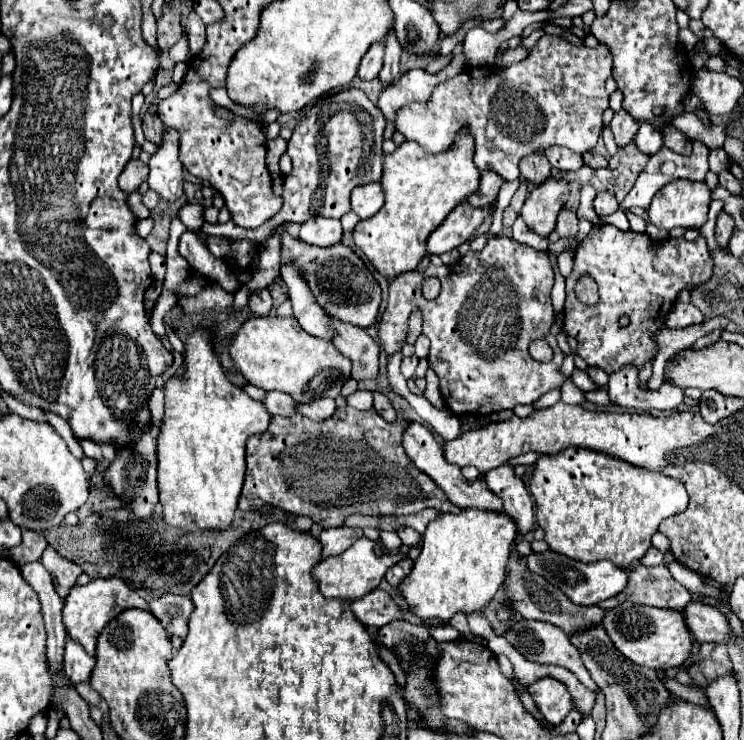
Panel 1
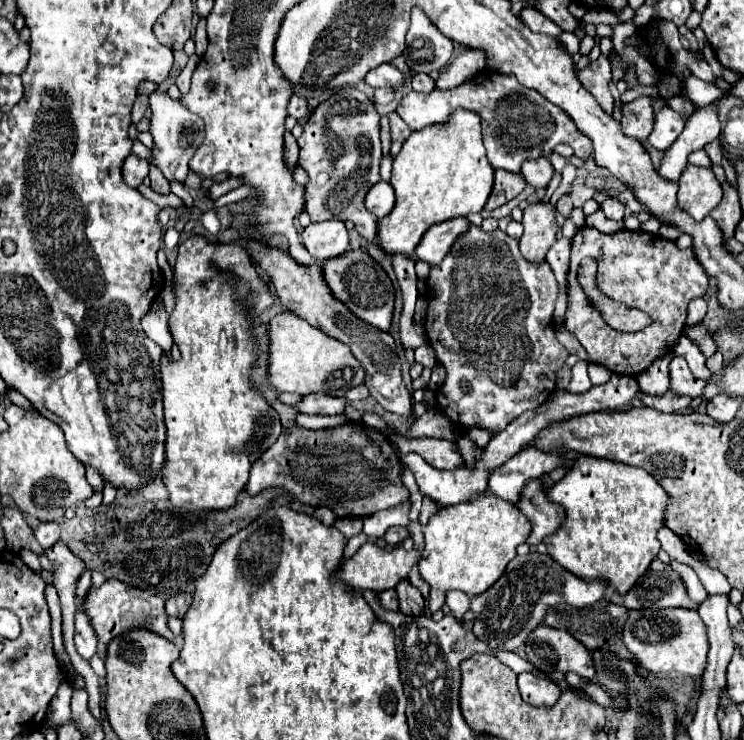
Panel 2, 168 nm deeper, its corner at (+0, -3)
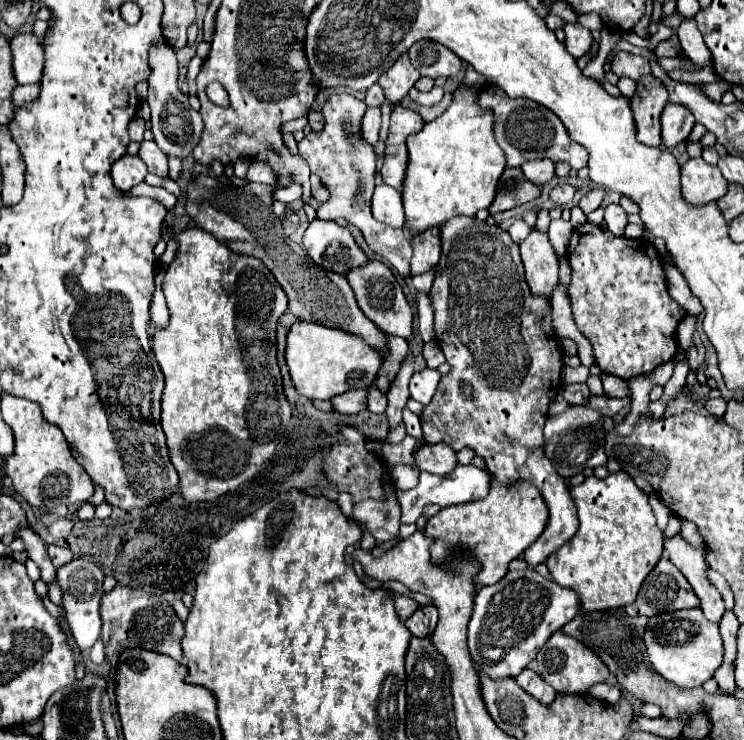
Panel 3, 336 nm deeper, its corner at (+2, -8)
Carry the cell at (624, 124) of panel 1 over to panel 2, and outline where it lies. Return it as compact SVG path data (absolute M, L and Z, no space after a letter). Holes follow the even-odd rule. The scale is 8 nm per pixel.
M640 95L638 99L624 103L622 109L622 129L624 135L634 137L638 141L646 141L648 135L654 129L654 109L652 109L652 97Z

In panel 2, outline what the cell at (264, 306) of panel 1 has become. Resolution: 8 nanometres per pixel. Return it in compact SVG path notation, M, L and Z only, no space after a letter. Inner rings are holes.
M150 157L150 181L152 181L152 189L158 191L158 193L170 193L170 183L168 179L162 175L162 171L152 163L152 157Z

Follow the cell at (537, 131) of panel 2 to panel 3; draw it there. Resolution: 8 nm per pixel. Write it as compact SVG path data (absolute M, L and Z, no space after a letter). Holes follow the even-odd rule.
M488 84L488 90L482 88L476 102L480 104L480 108L492 110L494 114L494 136L500 150L506 154L508 168L520 168L524 162L536 158L550 158L552 162L568 162L574 170L586 168L588 162L586 148L570 140L564 124L546 106L536 104L528 98L510 98L496 84Z

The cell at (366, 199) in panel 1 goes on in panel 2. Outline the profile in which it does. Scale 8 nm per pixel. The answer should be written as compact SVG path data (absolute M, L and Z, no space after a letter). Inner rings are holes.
M378 181L366 195L366 209L382 219L392 211L394 201L396 201L396 195L392 185L386 181Z

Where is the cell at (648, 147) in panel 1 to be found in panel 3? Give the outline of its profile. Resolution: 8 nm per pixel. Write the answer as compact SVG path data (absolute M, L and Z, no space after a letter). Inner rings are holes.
M666 104L662 112L662 146L674 148L684 142L694 126L694 116L680 104Z

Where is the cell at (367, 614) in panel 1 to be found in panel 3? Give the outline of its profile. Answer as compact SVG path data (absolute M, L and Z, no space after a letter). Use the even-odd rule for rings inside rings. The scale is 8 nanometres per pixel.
M396 594L396 598L394 598L394 608L396 608L396 614L400 616L400 620L406 620L406 618L418 608L418 604L416 604L414 600L406 598L406 596L398 596L398 594Z

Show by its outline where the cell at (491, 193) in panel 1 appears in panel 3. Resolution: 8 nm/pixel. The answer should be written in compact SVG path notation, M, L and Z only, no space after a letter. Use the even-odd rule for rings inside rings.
M506 168L500 176L496 198L488 210L490 214L496 214L520 206L524 202L536 200L538 196L540 196L540 188L530 180L526 180L520 168Z

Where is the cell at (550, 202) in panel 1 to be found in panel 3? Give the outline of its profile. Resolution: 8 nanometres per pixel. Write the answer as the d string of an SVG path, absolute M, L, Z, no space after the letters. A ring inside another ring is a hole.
M534 228L528 238L520 242L520 254L532 292L550 298L552 288L558 280L558 256L550 244L548 234Z

